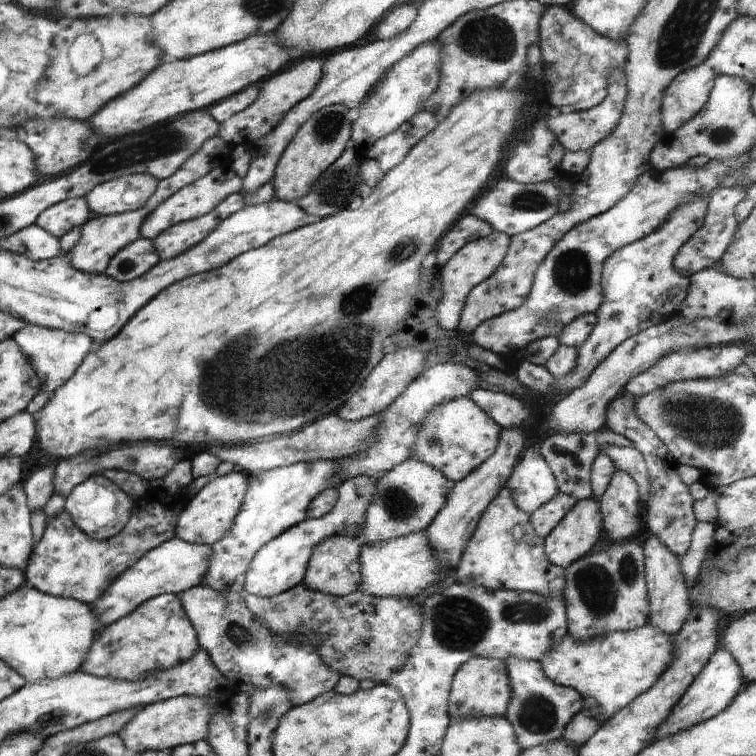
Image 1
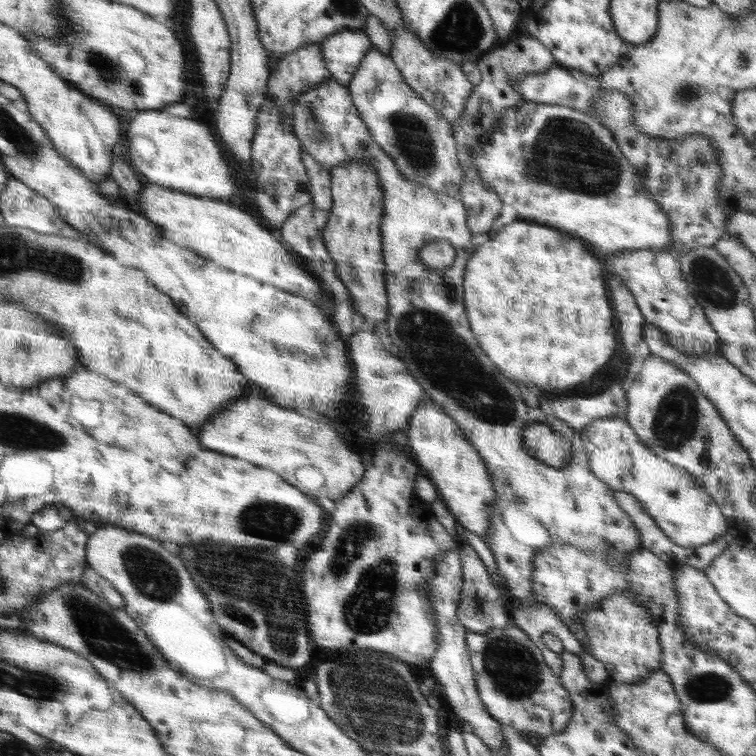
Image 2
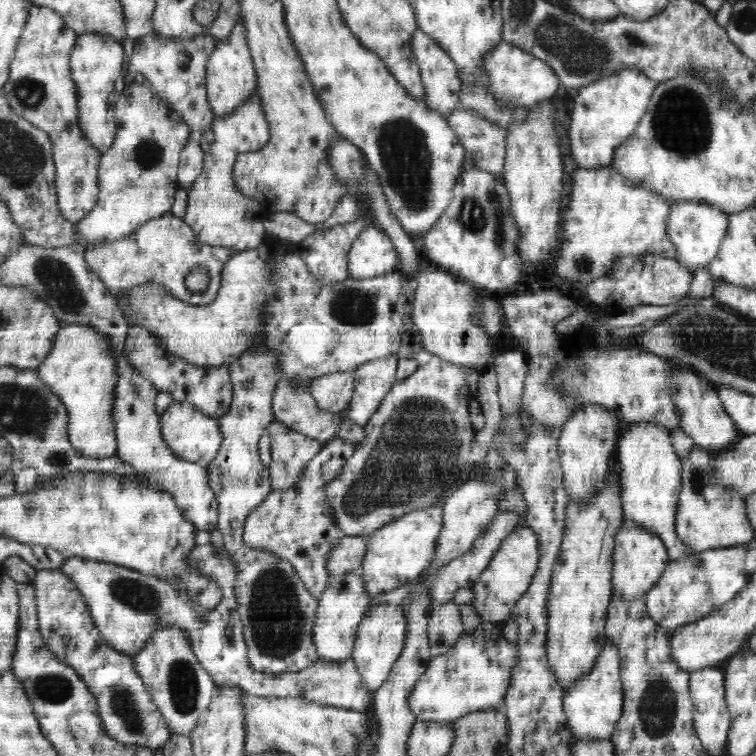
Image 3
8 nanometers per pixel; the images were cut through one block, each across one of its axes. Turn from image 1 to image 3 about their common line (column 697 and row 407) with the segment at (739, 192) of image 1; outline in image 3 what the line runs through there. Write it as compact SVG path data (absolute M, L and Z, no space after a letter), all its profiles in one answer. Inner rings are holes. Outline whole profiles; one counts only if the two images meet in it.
M260 350L246 351L230 364L234 398L230 412L216 418L224 440L216 458L206 466L218 501L218 529L224 535L225 551L235 564L234 588L247 656L253 670L270 676L302 671L319 660L313 642L319 601L306 589L290 562L278 559L268 549L248 547L242 539L247 516L273 490L269 467L262 464L258 446L262 434L275 420L272 396L281 379L276 364L278 355L274 351Z

